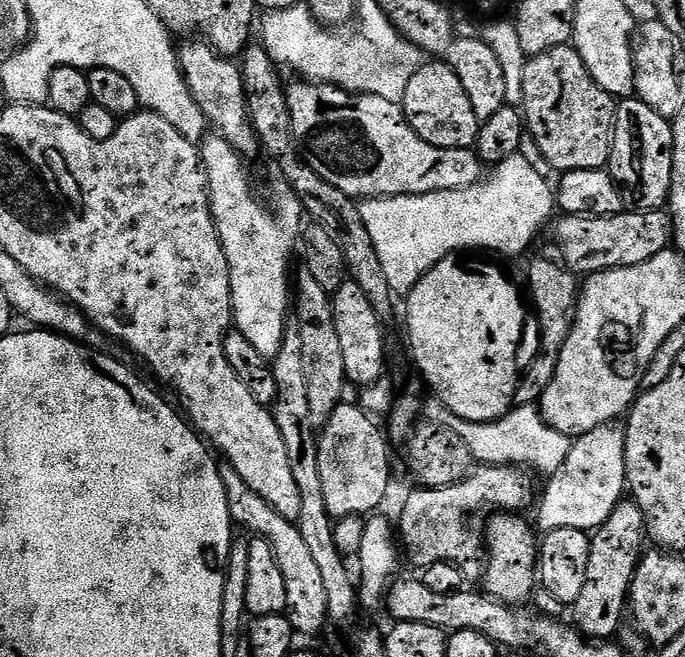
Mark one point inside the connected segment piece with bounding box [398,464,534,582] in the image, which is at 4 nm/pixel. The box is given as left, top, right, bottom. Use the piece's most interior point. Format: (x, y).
(434, 527)

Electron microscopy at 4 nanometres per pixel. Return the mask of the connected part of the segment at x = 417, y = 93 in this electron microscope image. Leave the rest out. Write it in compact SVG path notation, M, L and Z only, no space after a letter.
M421 63L414 78L410 78L406 86L402 107L404 117L410 122L414 134L422 138L422 142L430 142L430 146L439 148L475 149L482 121L474 114L474 106L470 104L466 90L462 90L458 74L454 74L454 70L448 64Z

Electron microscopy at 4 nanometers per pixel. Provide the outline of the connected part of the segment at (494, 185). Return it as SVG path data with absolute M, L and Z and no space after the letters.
M524 154L506 158L506 162L495 165L491 172L483 182L462 190L442 190L425 196L378 196L365 199L360 204L362 222L366 222L374 250L378 250L381 258L397 256L400 259L400 280L404 286L418 283L435 264L453 252L487 250L489 253L501 252L504 256L520 256L531 246L540 227L548 219L553 219L552 212L557 211L553 185L544 181L543 174Z

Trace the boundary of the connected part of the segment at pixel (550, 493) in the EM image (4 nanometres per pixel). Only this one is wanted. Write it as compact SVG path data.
M613 421L595 427L573 441L566 462L545 483L547 486L540 500L536 521L541 533L558 529L580 529L589 533L606 522L627 489L626 428L623 421Z

